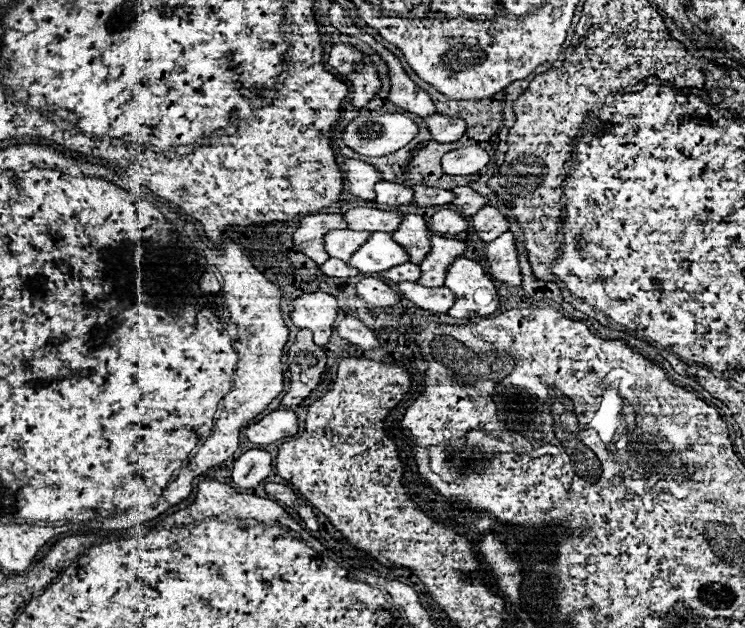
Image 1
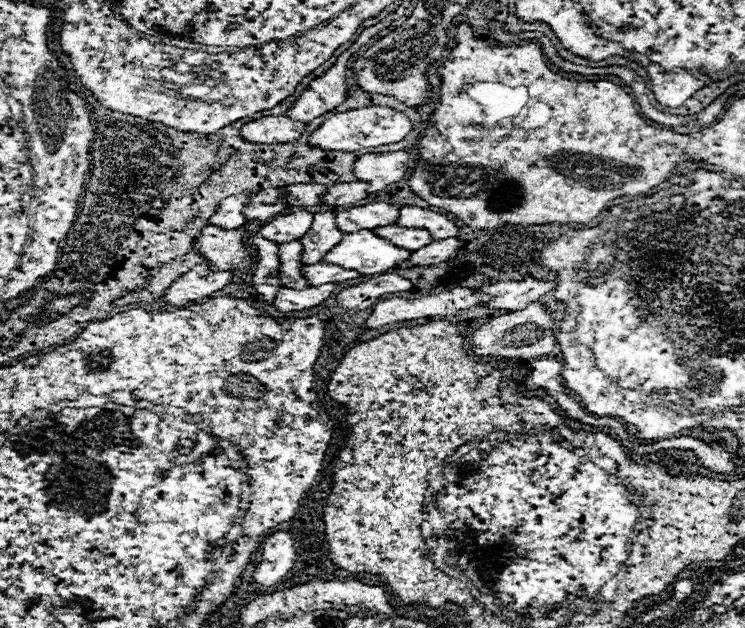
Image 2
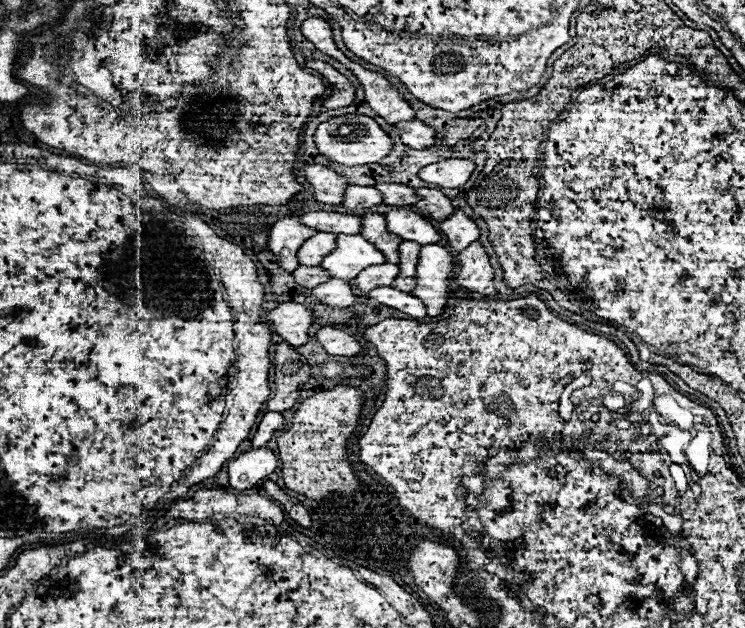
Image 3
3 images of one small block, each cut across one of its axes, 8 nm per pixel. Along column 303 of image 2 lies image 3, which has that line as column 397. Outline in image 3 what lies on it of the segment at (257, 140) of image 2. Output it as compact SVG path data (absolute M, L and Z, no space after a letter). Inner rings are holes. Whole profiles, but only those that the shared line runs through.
M420 120L398 122L398 124L394 124L394 130L400 134L402 144L406 144L408 148L424 150L434 144L434 130Z

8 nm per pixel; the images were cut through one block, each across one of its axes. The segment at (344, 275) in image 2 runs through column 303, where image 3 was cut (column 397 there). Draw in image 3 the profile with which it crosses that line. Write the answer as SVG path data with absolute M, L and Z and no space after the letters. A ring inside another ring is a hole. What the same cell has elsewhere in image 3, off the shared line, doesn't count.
M388 262L380 264L380 266L368 266L366 270L362 270L356 276L354 284L362 294L368 294L370 290L374 290L378 286L390 286L396 272L398 272L396 264L388 264Z

